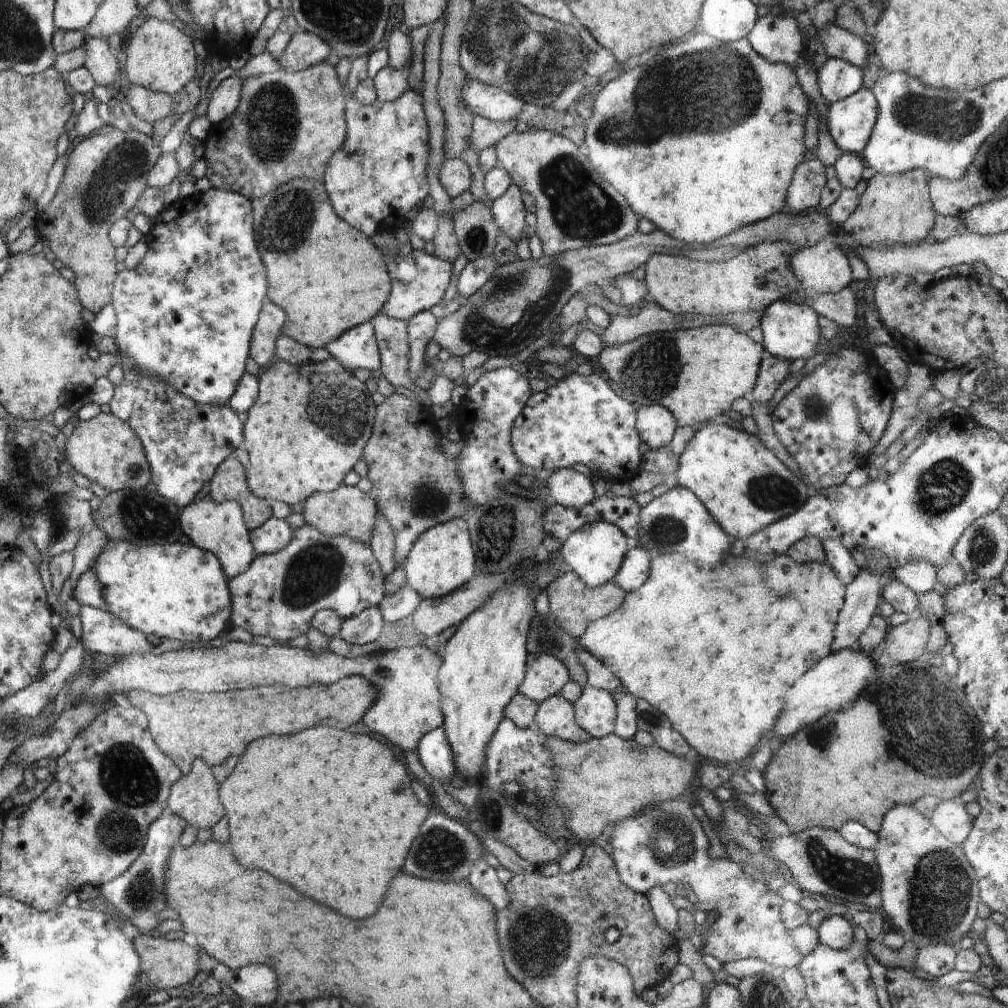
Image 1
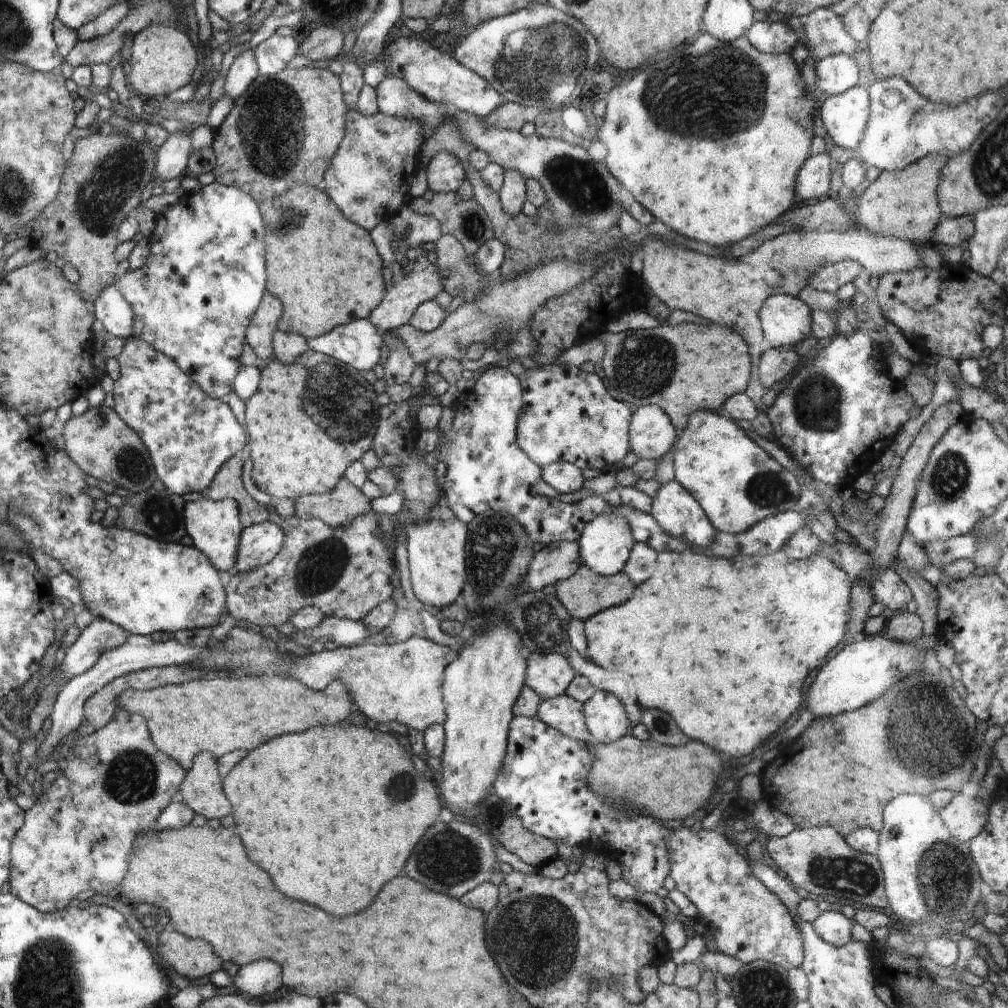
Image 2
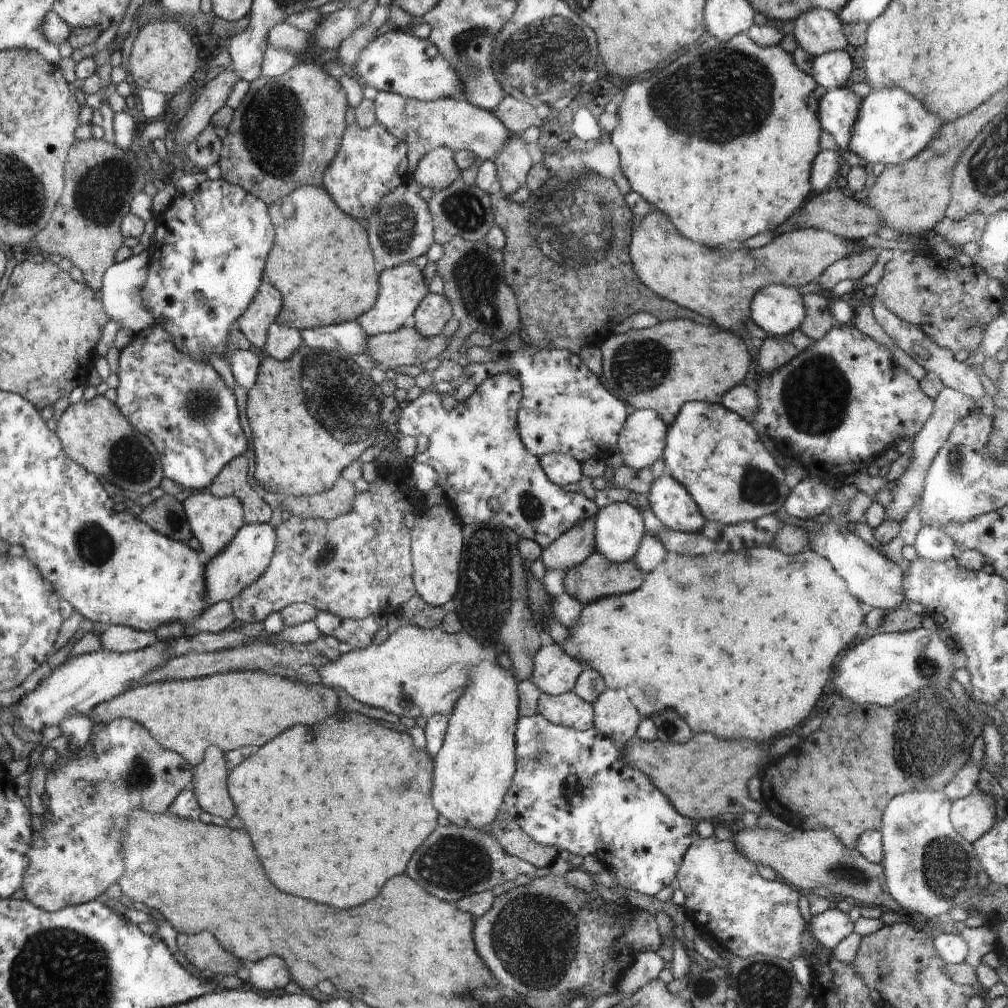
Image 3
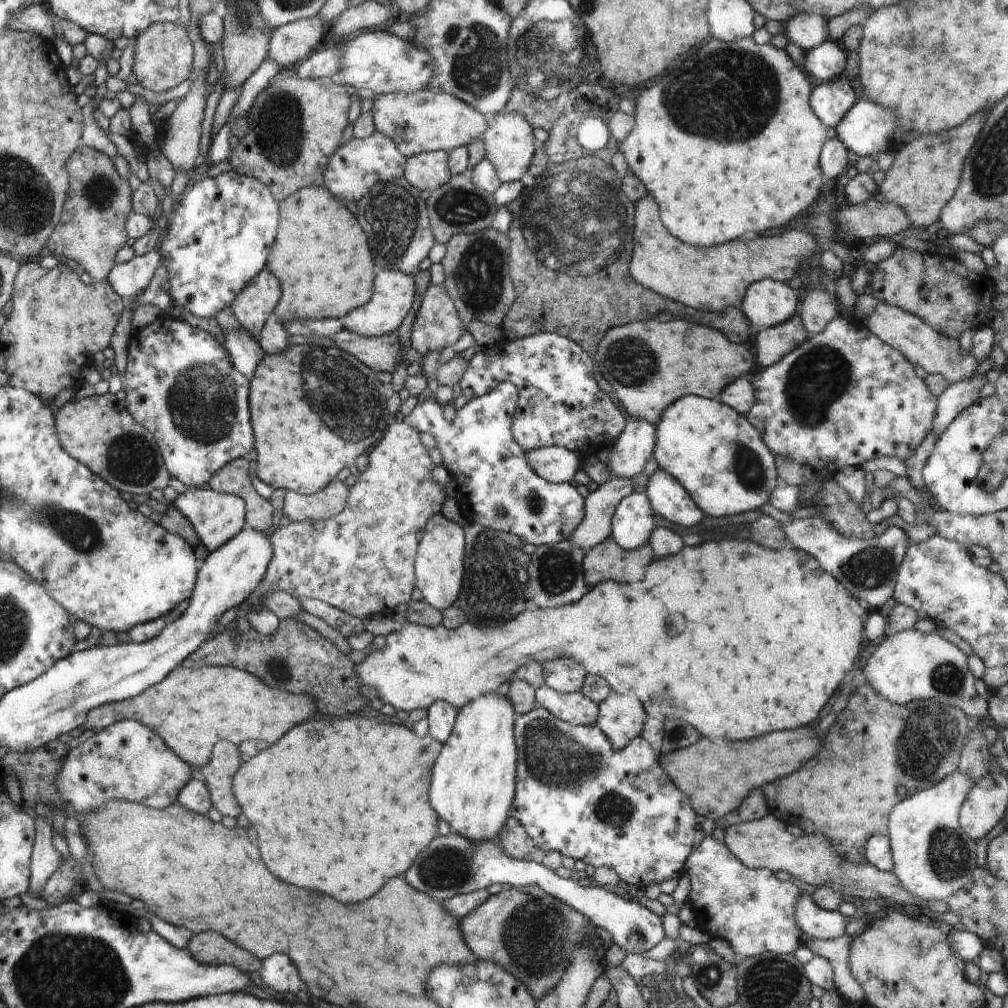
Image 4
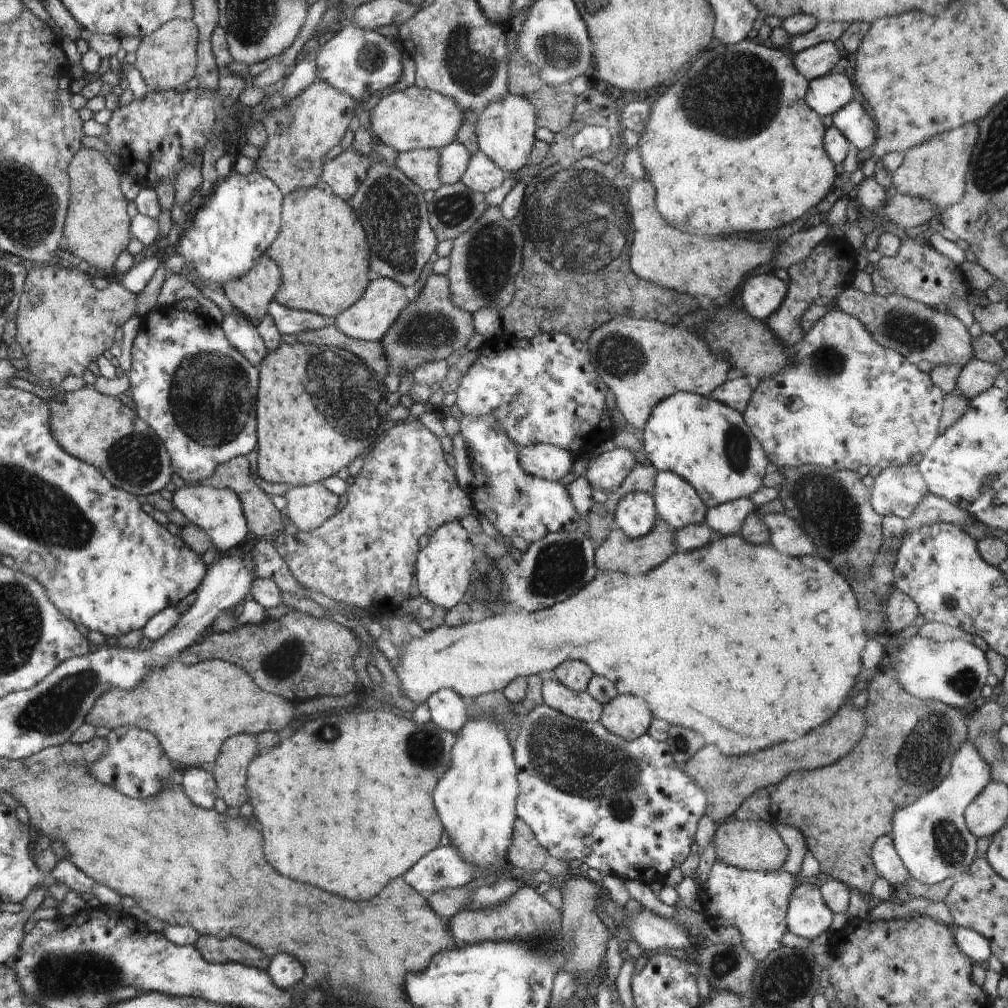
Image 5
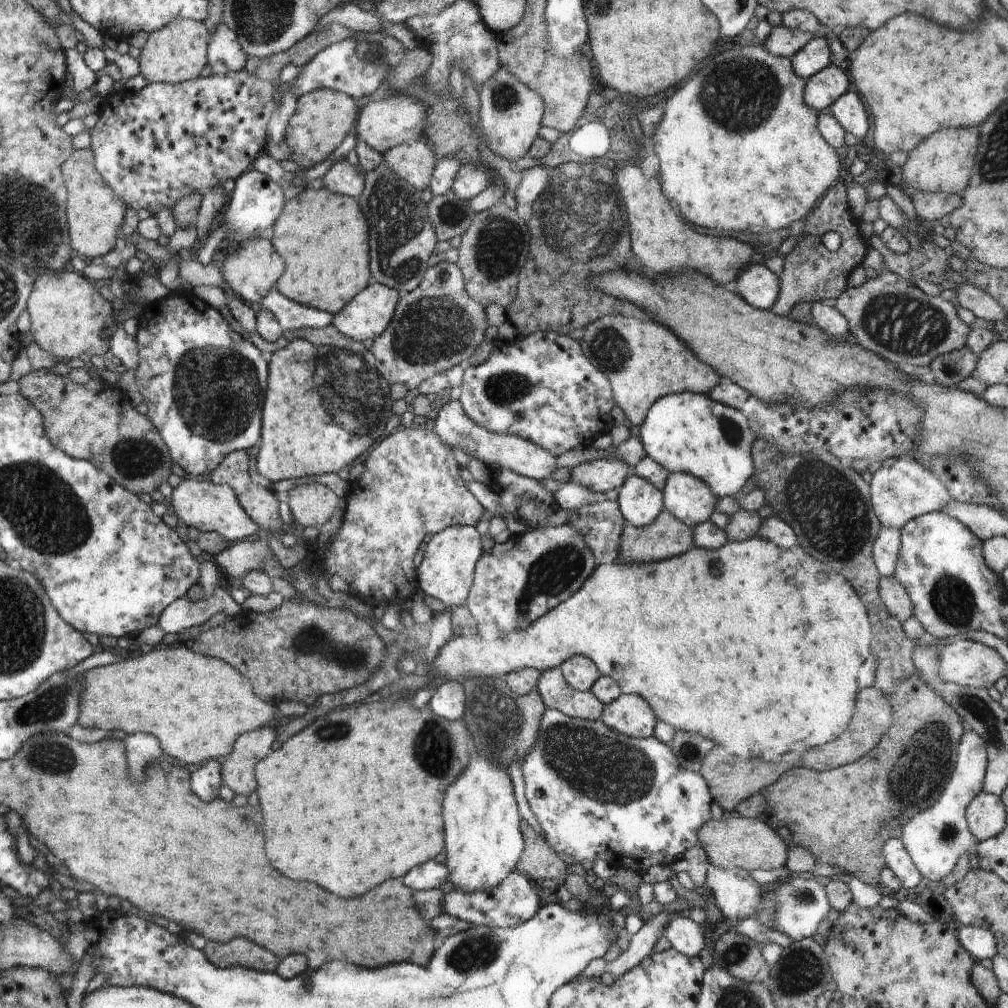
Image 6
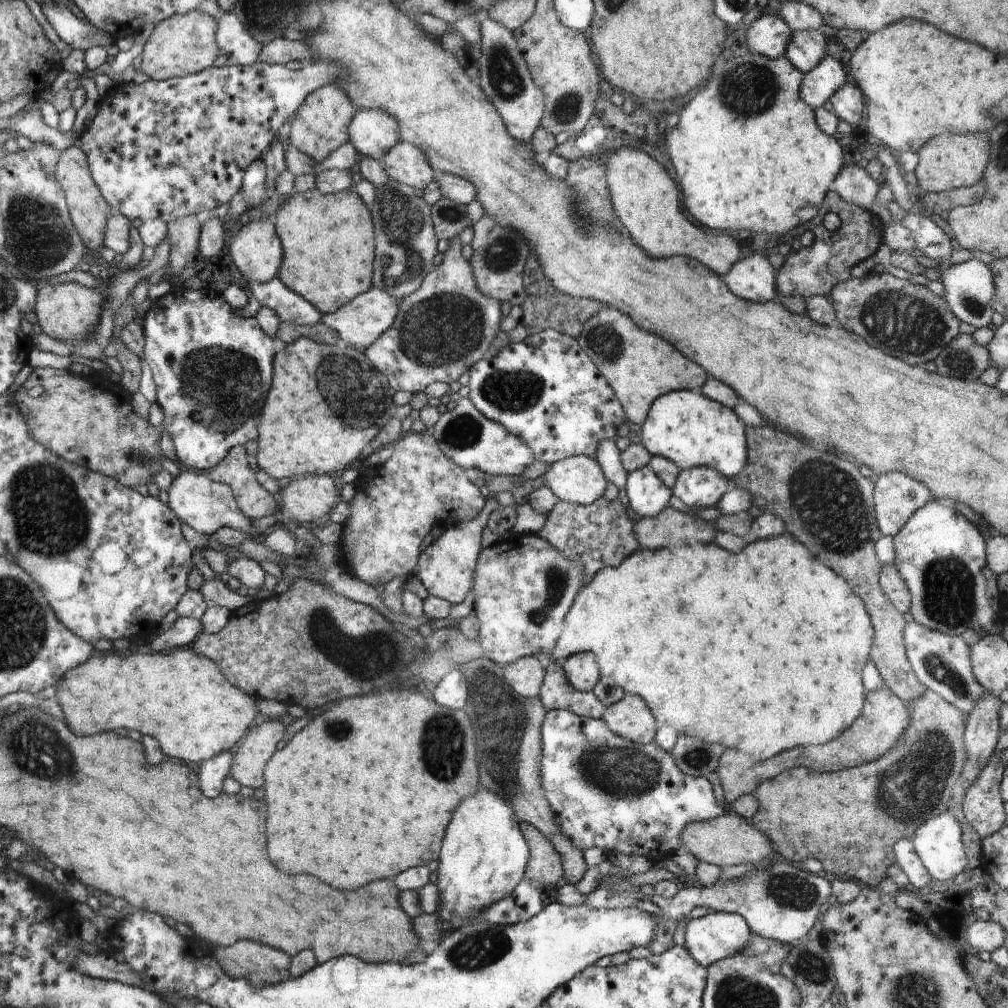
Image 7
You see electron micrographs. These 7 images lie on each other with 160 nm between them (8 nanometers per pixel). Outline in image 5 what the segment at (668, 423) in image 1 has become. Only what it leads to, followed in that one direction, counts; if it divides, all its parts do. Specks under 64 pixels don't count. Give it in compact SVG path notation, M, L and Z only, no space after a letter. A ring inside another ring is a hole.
M617 448L593 457L584 477L594 490L612 493L620 488L636 463L637 460L632 452L628 449Z

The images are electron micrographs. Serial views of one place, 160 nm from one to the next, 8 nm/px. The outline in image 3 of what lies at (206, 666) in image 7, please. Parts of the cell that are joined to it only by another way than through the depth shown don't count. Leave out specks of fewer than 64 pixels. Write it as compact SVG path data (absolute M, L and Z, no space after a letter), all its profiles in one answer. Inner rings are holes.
M240 671L188 680L166 679L140 684L111 701L96 705L88 714L88 718L100 726L106 726L116 719L132 719L147 727L156 742L168 750L183 755L195 767L202 763L206 755L204 750L210 744L220 746L220 750L224 752L234 750L238 746L252 746L252 744L262 746L274 736L282 734L286 726L292 726L292 724L310 726L310 724L324 722L328 716L336 712L336 704L340 706L340 698L333 687L292 682L290 679L269 675L262 671Z

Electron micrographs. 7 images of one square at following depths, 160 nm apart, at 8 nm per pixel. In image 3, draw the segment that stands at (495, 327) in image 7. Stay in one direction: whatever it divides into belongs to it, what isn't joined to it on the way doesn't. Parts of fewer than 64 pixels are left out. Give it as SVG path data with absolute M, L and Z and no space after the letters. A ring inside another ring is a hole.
M428 293L419 308L416 309L415 329L423 336L433 337L442 332L446 322L453 315L450 300L446 295Z

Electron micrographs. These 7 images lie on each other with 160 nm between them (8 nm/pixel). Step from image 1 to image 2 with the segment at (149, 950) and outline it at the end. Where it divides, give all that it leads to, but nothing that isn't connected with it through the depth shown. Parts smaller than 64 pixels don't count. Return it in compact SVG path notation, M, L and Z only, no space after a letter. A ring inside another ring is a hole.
M174 929L160 933L158 944L158 956L189 980L221 970L222 960L206 940L192 939Z

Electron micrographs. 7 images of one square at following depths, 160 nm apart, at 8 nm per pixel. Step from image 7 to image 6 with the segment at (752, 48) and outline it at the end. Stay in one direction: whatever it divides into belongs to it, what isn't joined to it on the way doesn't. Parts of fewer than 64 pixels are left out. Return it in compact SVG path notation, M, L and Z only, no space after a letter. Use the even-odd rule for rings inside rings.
M774 25L761 46L764 46L770 54L790 59L796 52L803 49L812 37L825 36L826 31L827 28L824 26L818 33L809 33L792 30L784 25Z

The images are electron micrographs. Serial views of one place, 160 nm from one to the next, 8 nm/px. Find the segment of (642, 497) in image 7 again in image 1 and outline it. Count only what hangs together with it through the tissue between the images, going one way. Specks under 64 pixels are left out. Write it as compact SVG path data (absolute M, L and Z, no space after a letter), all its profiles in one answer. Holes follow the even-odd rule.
M604 520L587 523L582 529L571 533L559 548L560 557L564 559L568 570L574 571L588 586L592 588L610 582L628 550L627 536L616 526Z

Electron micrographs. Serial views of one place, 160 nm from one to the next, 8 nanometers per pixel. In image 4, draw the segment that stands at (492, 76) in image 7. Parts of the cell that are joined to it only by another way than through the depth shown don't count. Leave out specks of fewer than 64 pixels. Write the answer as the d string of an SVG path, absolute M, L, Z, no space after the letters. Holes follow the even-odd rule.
M518 111L500 112L488 124L488 130L481 138L485 146L485 157L495 165L502 182L520 181L530 168L537 147L537 141L532 134L534 127Z

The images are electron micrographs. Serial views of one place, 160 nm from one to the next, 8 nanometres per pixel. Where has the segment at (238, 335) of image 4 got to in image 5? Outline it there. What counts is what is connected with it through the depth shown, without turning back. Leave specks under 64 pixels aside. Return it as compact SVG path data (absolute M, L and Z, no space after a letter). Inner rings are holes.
M234 311L224 316L221 325L231 345L236 347L236 350L239 350L240 354L243 354L254 366L258 366L268 354L268 350L258 332L257 323Z

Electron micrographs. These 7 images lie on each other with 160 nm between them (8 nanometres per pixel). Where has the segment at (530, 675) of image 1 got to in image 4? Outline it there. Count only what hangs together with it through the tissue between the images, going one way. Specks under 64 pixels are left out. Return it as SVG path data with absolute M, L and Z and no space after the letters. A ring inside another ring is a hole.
M554 657L543 665L545 685L561 693L573 693L583 688L587 669L579 662L567 658Z

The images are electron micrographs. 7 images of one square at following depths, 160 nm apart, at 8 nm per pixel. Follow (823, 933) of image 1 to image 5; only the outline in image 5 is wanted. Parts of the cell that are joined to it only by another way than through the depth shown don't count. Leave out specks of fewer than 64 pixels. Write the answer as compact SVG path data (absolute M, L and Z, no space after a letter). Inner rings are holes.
M795 884L787 904L787 930L808 941L828 931L833 912L824 902L816 884Z

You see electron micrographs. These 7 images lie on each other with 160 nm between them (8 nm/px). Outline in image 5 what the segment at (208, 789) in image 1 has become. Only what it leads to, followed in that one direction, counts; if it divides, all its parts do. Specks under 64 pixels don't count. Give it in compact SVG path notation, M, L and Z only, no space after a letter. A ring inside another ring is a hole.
M232 736L223 742L218 760L209 766L228 806L242 806L246 802L247 769L256 754L258 744L252 736Z

